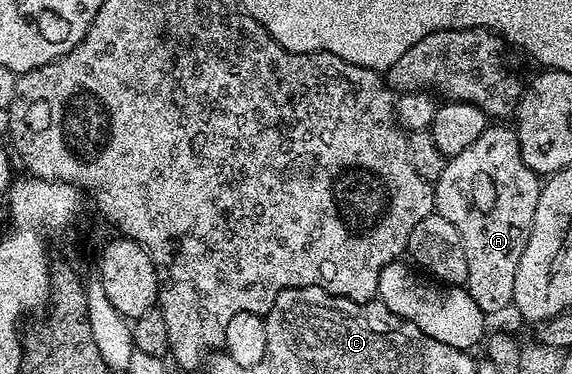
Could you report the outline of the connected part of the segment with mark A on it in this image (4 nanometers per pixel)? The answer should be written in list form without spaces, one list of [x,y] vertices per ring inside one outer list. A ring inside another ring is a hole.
[[[504,123],[493,124],[462,155],[447,158],[442,175],[434,183],[436,191],[435,211],[414,227],[408,240],[407,254],[418,267],[426,269],[437,282],[463,286],[478,303],[485,315],[500,313],[509,308],[514,299],[514,275],[518,271],[518,259],[528,242],[530,227],[534,223],[534,207],[538,207],[541,178],[522,159],[515,128]]]

